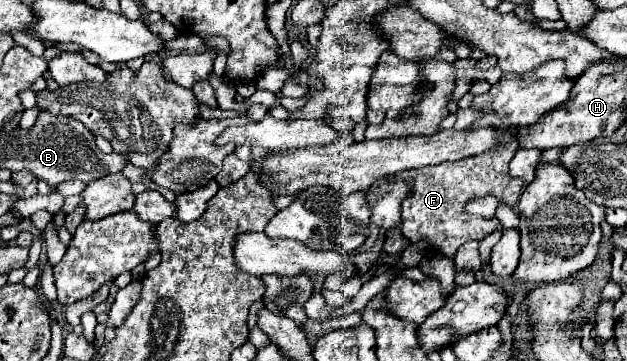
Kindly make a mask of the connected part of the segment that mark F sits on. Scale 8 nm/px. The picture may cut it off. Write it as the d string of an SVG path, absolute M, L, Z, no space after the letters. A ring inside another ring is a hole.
M510 142L488 150L486 154L464 158L456 162L442 162L436 166L424 166L418 170L404 170L396 174L398 180L412 182L412 196L402 204L402 236L410 242L428 240L434 252L454 256L456 250L468 240L482 240L498 228L498 220L482 220L464 212L464 204L474 196L494 194L504 204L514 204L522 192L524 182L510 178L508 162L518 150L518 142Z

